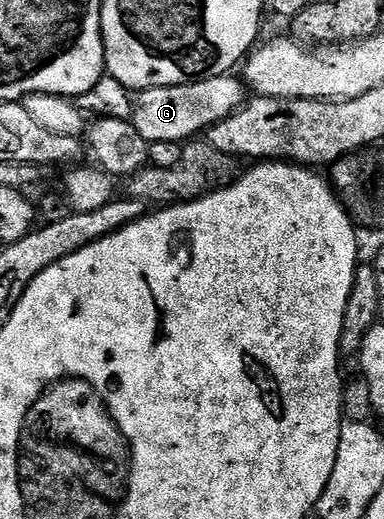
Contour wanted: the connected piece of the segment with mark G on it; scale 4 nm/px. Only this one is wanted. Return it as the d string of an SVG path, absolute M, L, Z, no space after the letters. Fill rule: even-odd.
M235 74L209 78L208 80L194 80L191 84L182 84L176 88L149 88L140 91L137 96L137 103L134 105L133 123L137 126L137 134L145 138L148 145L155 144L175 144L190 141L198 134L206 133L208 128L212 128L217 122L229 118L239 108L242 108L248 99L249 92L244 81L235 77Z

